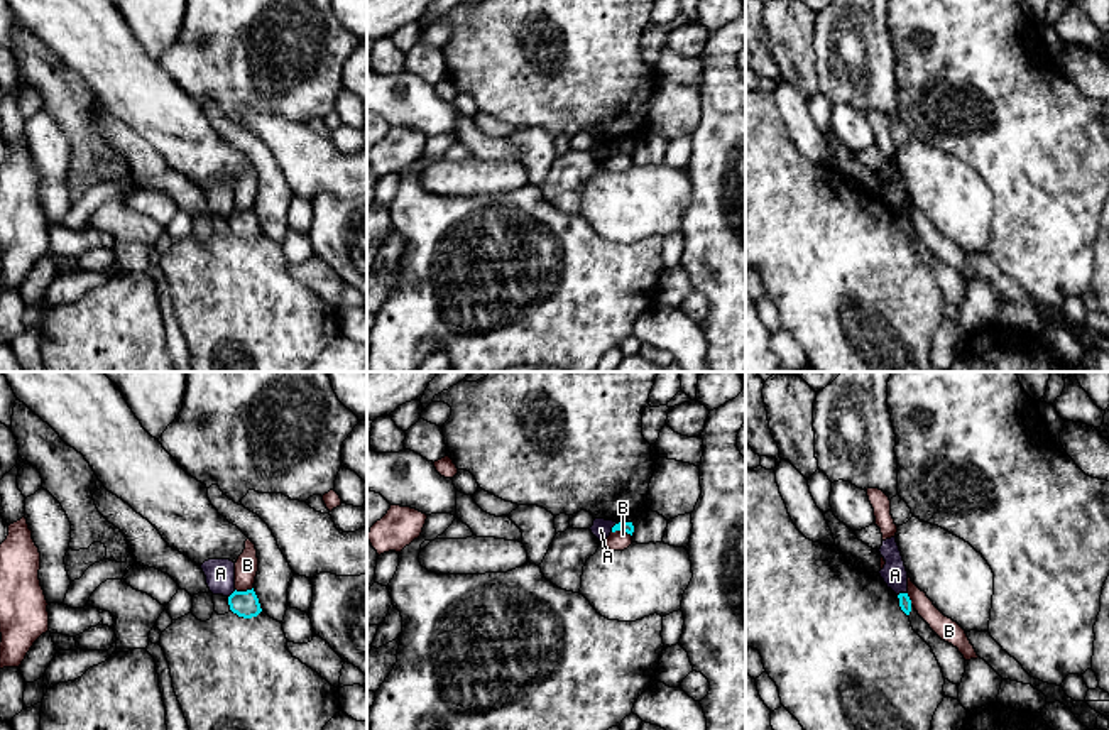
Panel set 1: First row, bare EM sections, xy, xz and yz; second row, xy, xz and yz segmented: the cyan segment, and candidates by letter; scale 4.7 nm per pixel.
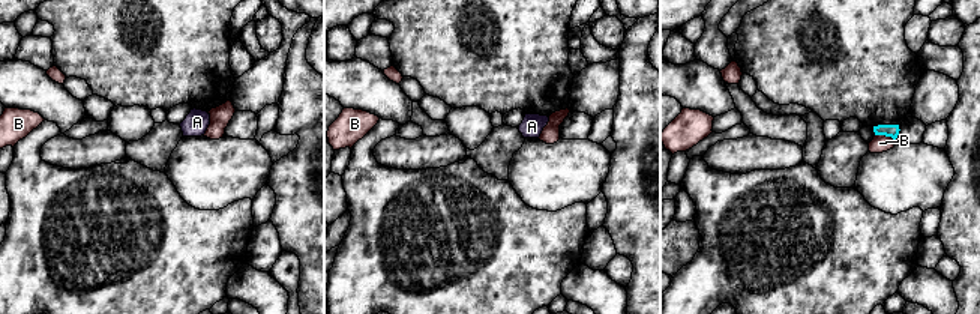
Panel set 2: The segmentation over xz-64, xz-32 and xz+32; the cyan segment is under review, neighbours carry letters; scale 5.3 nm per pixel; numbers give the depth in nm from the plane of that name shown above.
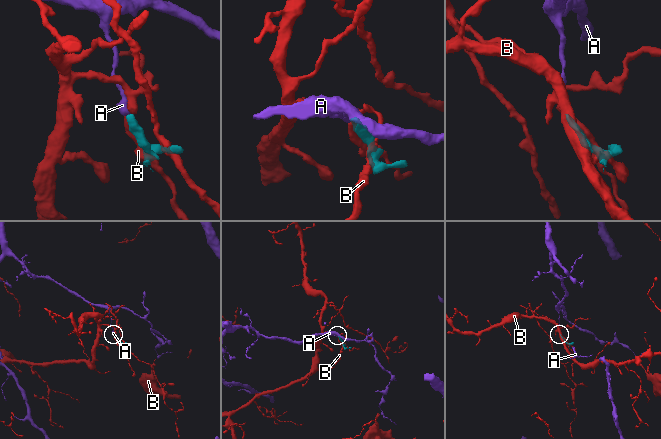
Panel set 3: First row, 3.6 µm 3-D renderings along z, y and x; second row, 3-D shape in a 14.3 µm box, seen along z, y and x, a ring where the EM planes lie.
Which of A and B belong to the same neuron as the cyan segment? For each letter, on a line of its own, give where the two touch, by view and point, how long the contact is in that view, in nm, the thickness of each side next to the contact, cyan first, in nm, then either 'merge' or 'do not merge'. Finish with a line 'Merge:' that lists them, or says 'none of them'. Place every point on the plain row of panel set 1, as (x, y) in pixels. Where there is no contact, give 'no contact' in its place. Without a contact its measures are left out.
A: meets cyan in xz at (614, 147); contact 60 nm long; 50 nm thick on the cyan side, 90 nm on the other; do not merge
B: meets cyan in xz at (622, 152); contact 100 nm long; 50 nm thick on the cyan side, 100 nm on the other; do not merge
Merge: none of them

